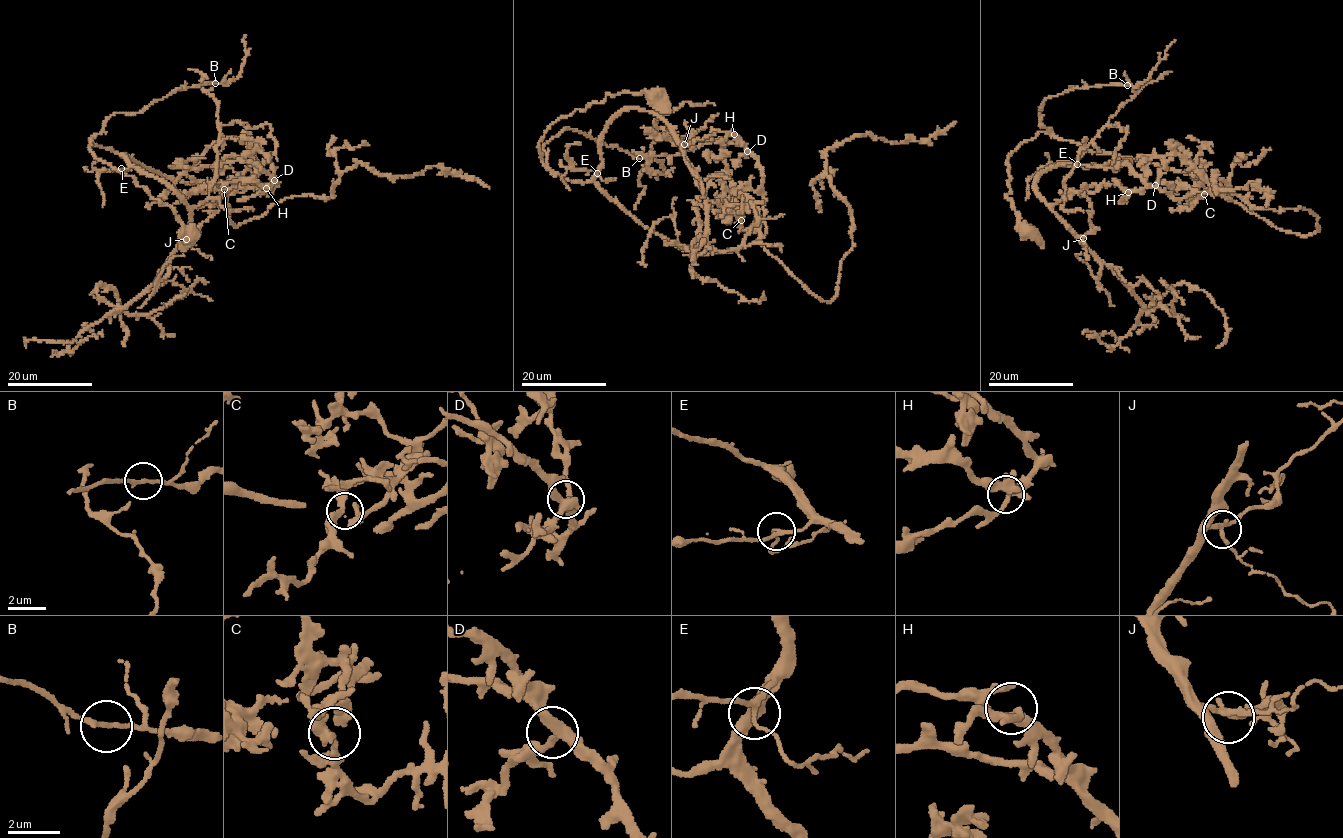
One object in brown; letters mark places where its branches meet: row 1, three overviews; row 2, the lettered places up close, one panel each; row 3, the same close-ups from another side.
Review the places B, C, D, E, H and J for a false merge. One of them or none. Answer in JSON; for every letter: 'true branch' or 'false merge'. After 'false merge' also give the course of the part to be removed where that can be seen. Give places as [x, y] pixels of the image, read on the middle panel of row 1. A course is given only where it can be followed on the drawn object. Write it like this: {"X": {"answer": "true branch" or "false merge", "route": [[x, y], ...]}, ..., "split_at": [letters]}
{"B": {"answer": "true branch"}, "C": {"answer": "true branch"}, "D": {"answer": "true branch"}, "E": {"answer": "true branch"}, "H": {"answer": "true branch"}, "J": {"answer": "true branch"}, "split_at": []}

